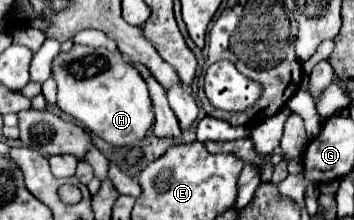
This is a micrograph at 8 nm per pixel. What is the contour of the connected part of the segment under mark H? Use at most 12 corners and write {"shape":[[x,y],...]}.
{"shape":[[74,45],[52,61],[60,111],[116,147],[154,123],[122,53]]}

